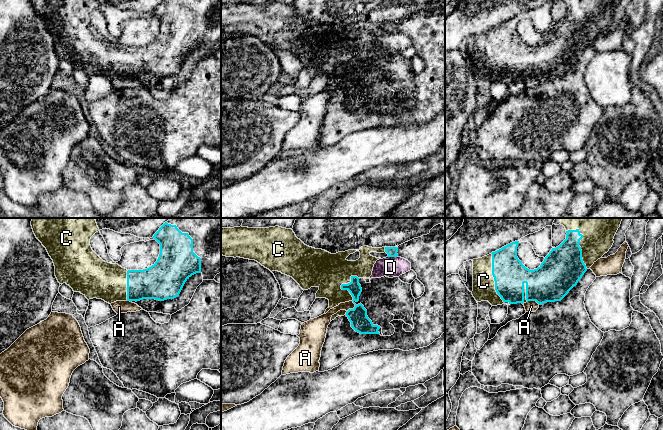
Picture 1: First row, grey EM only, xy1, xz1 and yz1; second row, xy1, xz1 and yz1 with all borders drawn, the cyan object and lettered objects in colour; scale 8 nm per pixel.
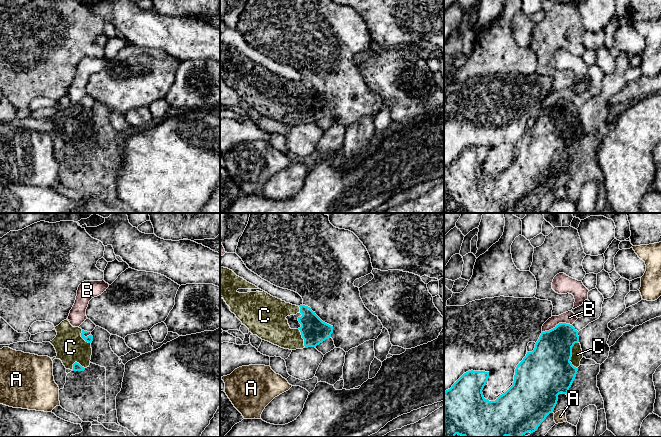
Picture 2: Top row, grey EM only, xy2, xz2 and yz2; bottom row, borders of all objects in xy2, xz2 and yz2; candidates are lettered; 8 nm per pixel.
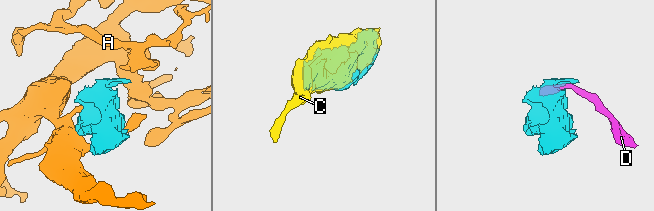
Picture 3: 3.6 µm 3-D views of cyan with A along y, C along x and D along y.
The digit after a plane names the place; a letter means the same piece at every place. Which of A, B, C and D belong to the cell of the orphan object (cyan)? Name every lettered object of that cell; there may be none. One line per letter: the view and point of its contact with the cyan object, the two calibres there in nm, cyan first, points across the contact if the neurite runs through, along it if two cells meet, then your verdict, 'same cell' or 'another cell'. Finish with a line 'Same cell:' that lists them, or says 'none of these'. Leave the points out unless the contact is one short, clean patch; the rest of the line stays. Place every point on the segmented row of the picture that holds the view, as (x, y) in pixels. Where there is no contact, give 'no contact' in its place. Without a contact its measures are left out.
A: xz1 (354, 307) | 150/80 nm | another cell
B: yz2 (556, 325) | 300/100 nm | along yz2 (571, 324), (558, 323), (554, 327), (542, 332) | another cell
C: yz1 (494, 280) | 260/180 nm | same cell
D: xz1 (392, 256) | 80/160 nm | along xz1 (397, 255), (387, 257) | another cell
Same cell: C

